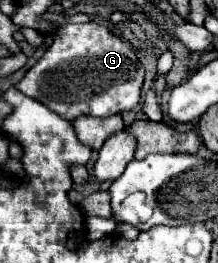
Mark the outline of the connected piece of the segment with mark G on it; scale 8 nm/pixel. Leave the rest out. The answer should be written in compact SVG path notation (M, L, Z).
M96 22L60 24L50 36L50 48L16 84L18 90L48 104L48 108L70 122L82 114L112 116L138 106L144 84L144 66L130 42Z

